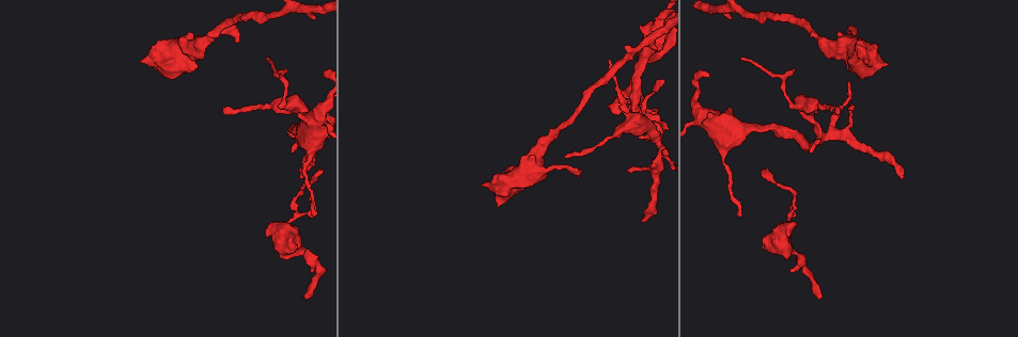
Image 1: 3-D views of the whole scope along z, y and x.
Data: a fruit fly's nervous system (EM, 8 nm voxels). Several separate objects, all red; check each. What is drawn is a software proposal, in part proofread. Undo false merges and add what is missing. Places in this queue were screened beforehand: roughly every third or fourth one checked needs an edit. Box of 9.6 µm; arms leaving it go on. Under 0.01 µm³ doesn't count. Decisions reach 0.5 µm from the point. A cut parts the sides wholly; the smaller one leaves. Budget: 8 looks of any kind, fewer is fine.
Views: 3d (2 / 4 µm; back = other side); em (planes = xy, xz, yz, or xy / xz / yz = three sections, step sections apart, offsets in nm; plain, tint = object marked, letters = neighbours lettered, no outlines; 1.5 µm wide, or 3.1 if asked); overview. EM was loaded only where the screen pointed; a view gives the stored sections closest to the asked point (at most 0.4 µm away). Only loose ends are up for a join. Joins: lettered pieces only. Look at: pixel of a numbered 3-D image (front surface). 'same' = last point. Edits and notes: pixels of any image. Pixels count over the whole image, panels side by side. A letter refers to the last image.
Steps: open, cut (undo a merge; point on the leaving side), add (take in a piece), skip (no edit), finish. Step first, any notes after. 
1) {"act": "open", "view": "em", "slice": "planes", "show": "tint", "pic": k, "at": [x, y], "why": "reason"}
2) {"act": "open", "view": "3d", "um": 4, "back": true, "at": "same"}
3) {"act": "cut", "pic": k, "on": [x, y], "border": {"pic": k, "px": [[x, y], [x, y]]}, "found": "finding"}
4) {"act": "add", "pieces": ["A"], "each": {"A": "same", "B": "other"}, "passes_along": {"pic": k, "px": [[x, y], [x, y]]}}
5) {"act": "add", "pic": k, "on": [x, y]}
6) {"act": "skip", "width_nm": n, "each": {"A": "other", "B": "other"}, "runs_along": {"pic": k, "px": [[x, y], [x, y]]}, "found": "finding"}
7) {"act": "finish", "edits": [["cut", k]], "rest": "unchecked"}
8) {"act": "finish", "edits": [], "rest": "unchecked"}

{"act": "open", "view": "em", "slice": "xy", "step": 4, "show": "letters", "pic": 1, "at": [498, 205], "why": "free end"}

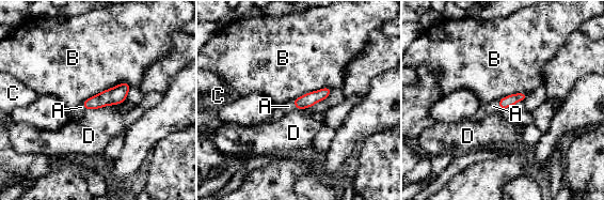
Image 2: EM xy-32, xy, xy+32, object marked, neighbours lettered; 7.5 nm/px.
{"act": "add", "pieces": ["A"], "each": {"A": "same", "B": "other", "C": "other", "D": "other"}, "passes_along": {"pic": 2, "px": [[509, 101], [499, 105], [493, 106]]}, "found": "it goes on there"}

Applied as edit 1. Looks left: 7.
{"act": "open", "view": "3d", "um": 4, "pic": 1, "at": [900, 175]}

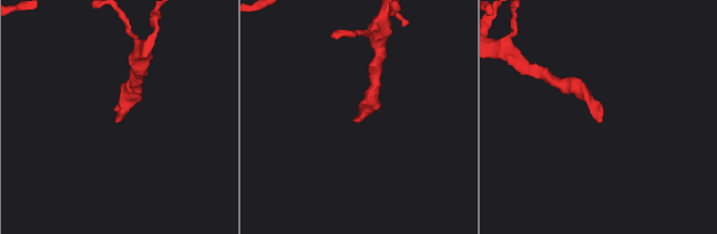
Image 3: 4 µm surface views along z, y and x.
{"act": "open", "view": "em", "slice": "planes", "show": "letters", "pic": 3, "at": [358, 121], "why": "now the EM"}

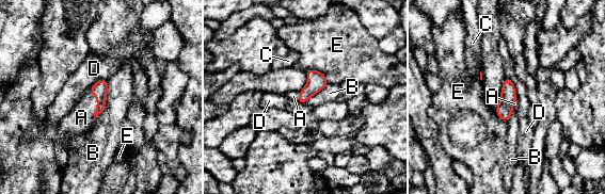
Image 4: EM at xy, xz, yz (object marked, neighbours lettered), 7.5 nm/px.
{"act": "add", "pieces": ["A"], "each": {"A": "same", "B": "other", "C": "other", "D": "other", "E": "other"}, "passes_along": {"pic": 4, "px": [[99, 89], [97, 103], [81, 117]]}, "found": "the neuron continues"}

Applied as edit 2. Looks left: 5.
{"act": "open", "view": "overview"}

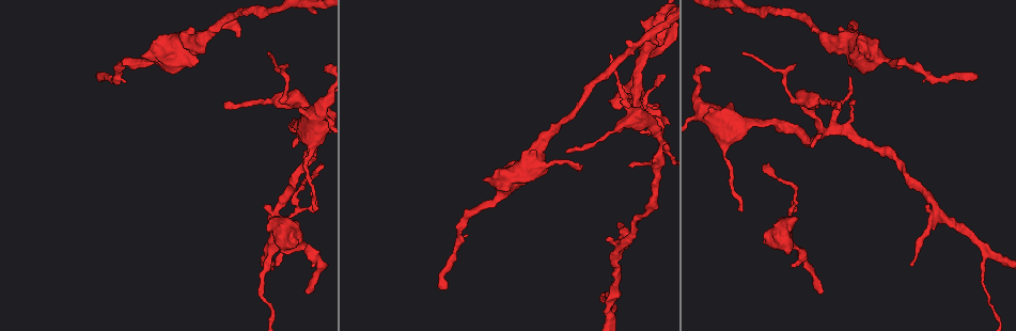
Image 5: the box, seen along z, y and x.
{"act": "open", "view": "3d", "um": 2, "pic": 5, "at": [617, 223], "why": "tapers out"}

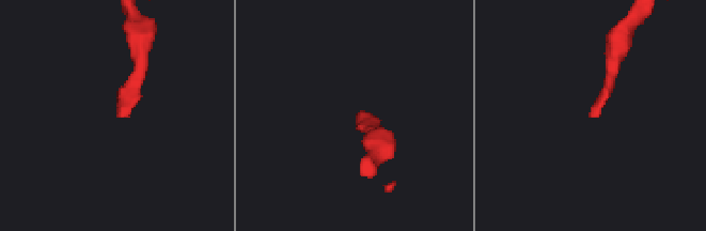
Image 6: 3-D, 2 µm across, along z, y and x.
{"act": "open", "view": "em", "slice": "planes", "show": "letters", "pic": 6, "at": [589, 116], "why": "need the tissue"}

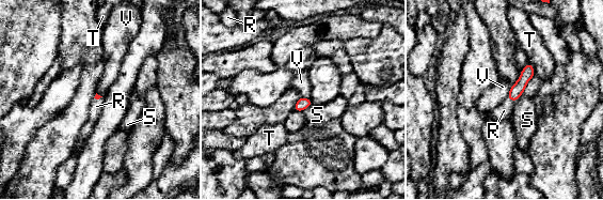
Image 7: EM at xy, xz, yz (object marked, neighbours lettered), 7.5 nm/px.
{"act": "add", "pieces": ["R"], "each": {"R": "same", "S": "other", "T": "other", "V": "other"}, "found": "the neuron continues"}

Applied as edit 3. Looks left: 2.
{"act": "finish", "edits": [["add", 2], ["add", 4], ["add", 7]], "rest": "unchecked"}

